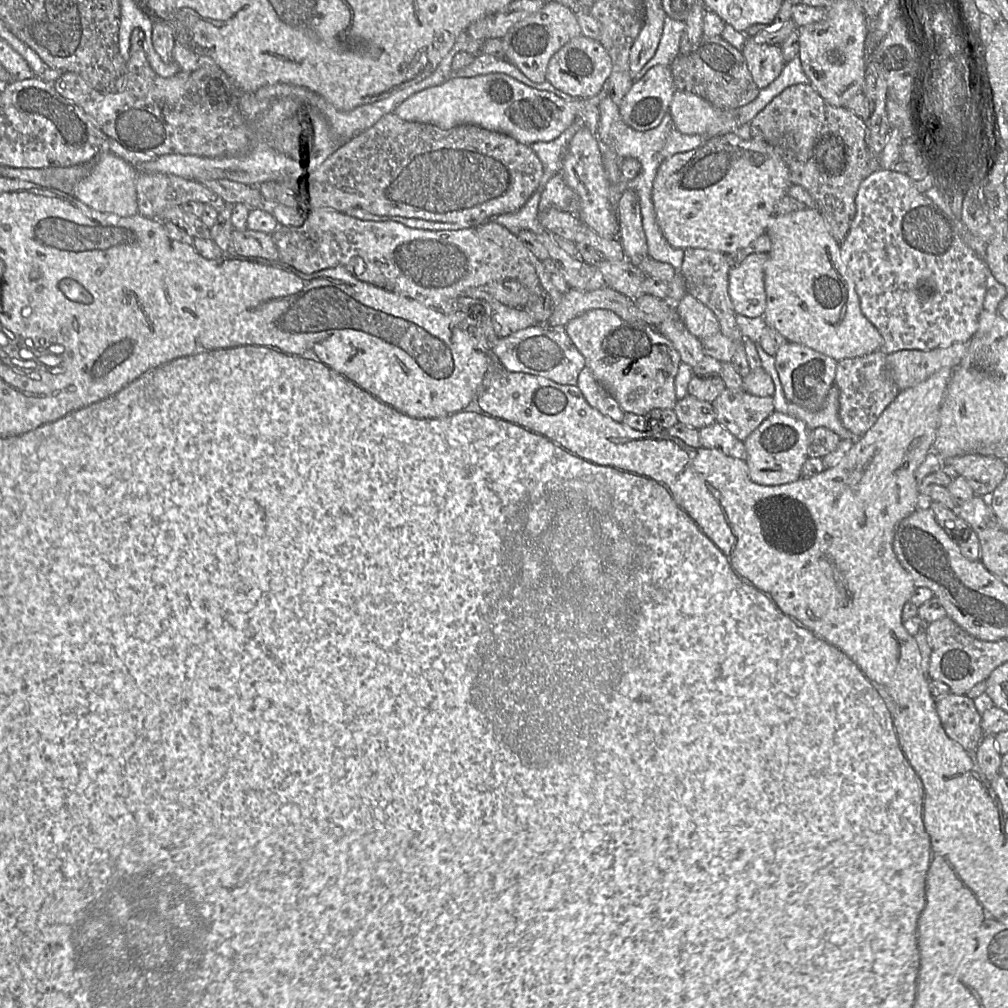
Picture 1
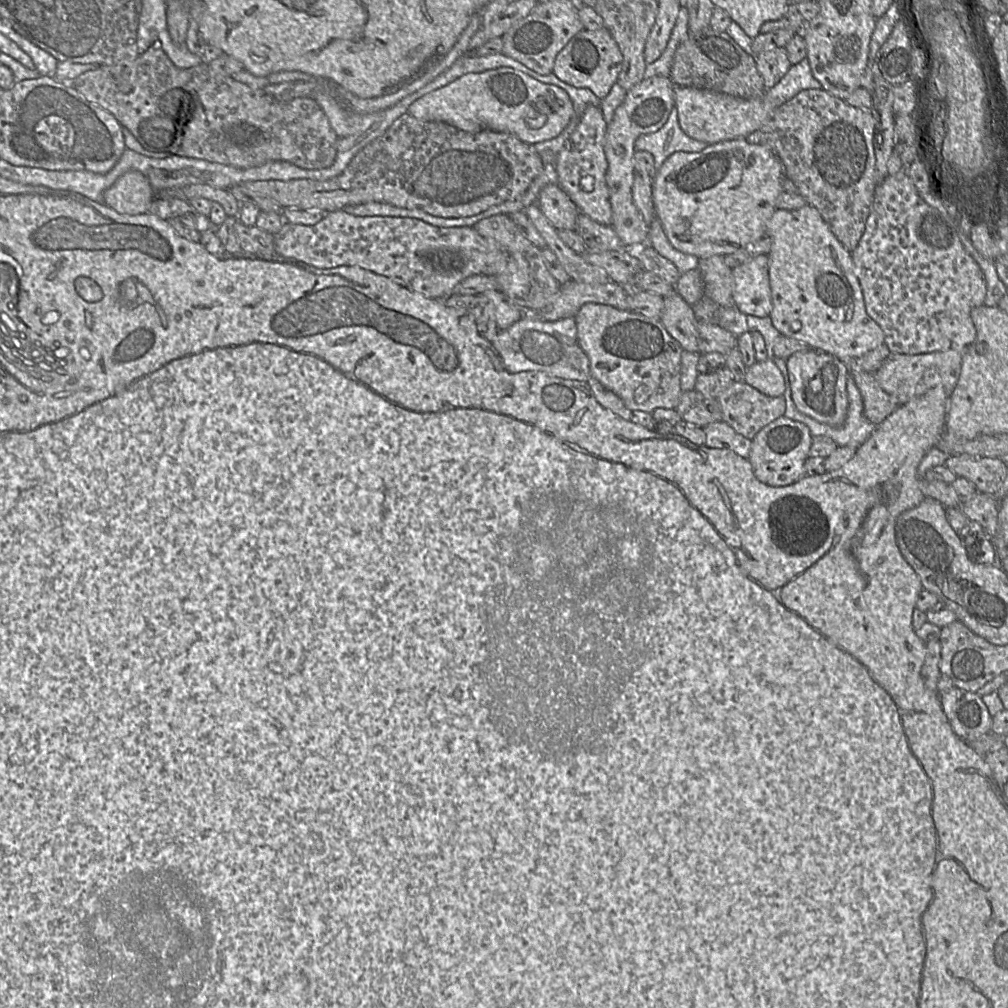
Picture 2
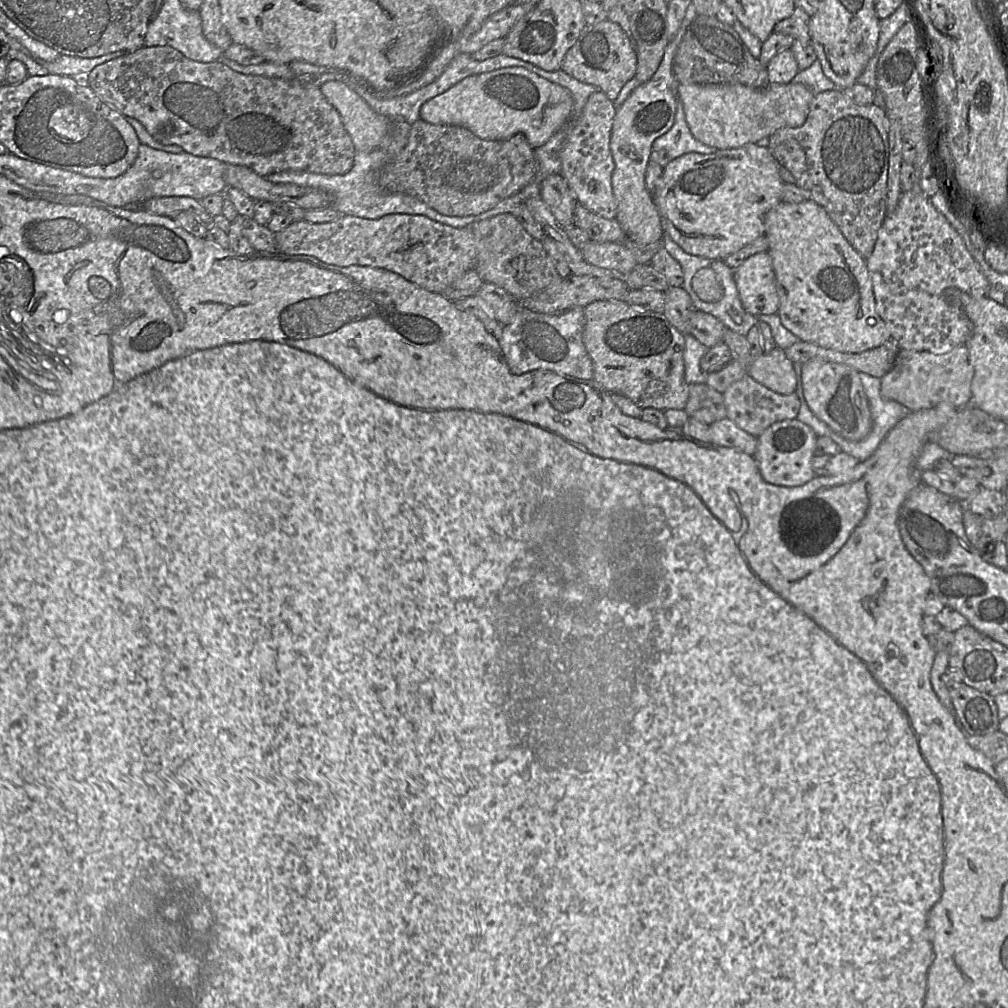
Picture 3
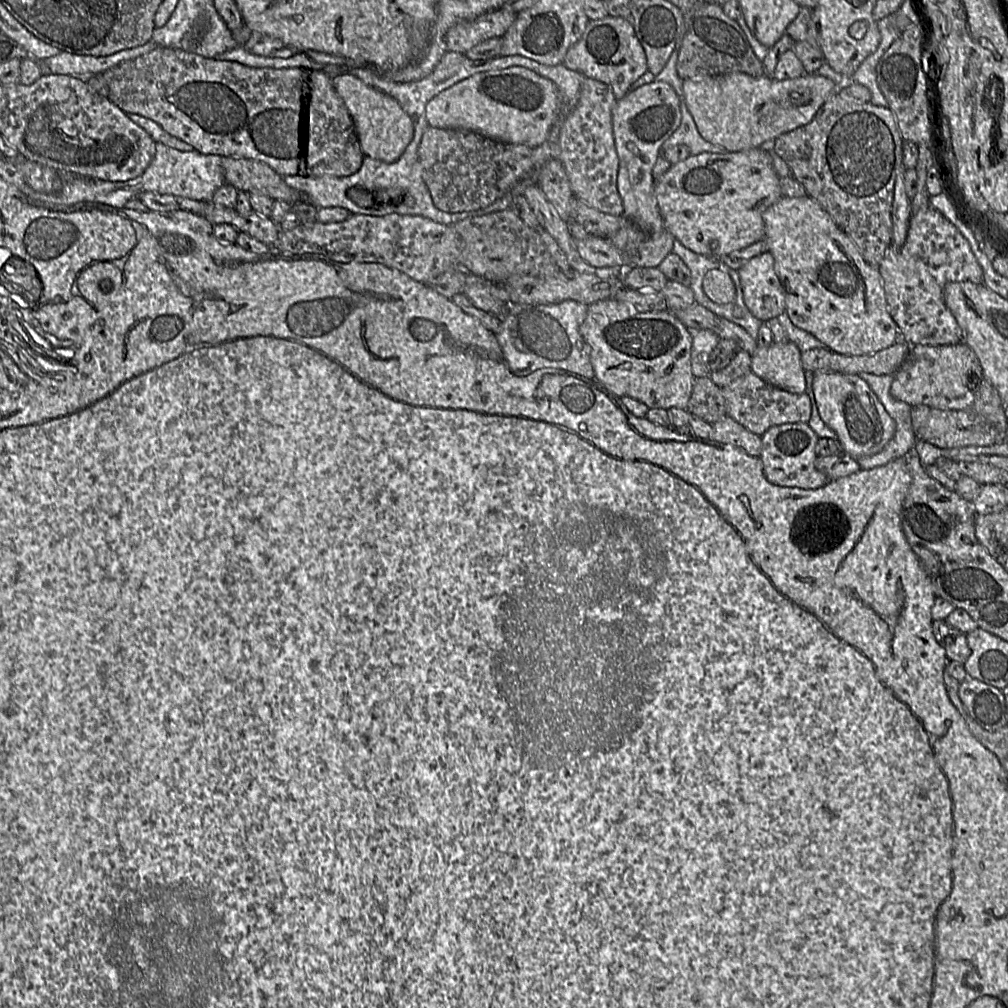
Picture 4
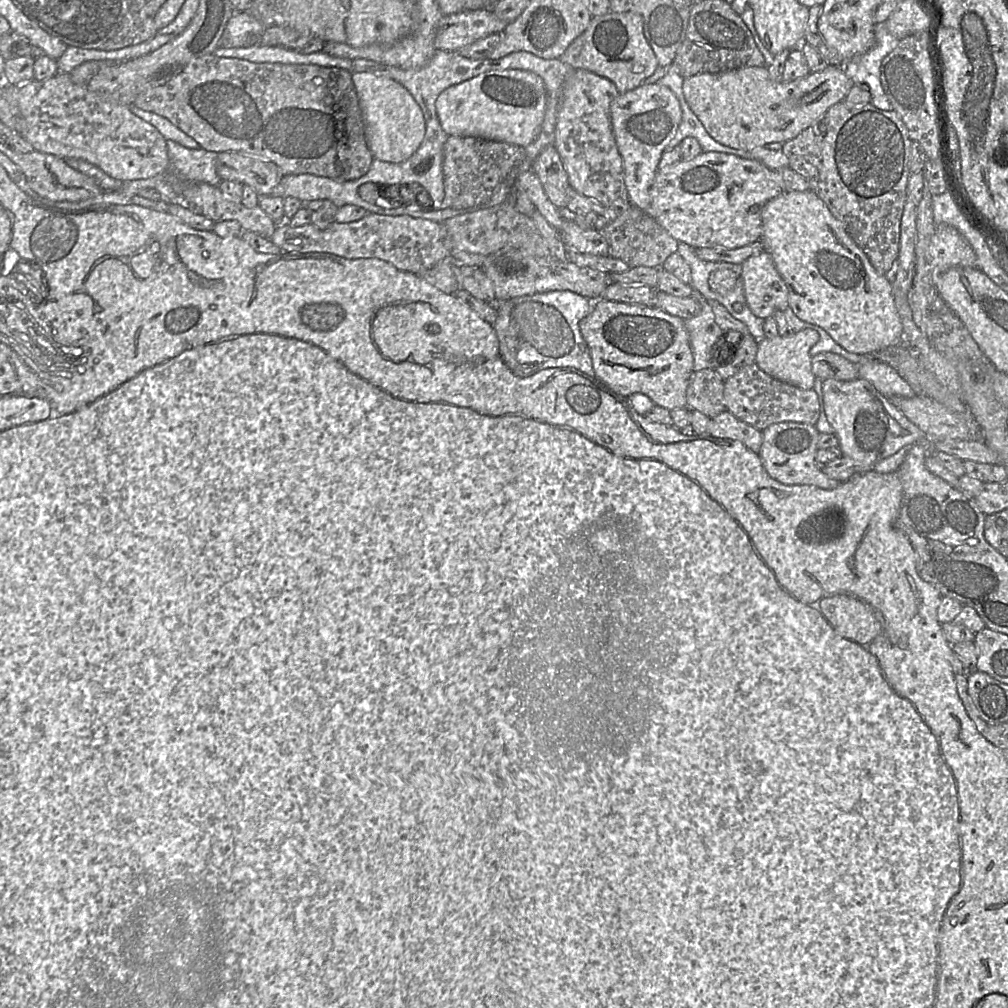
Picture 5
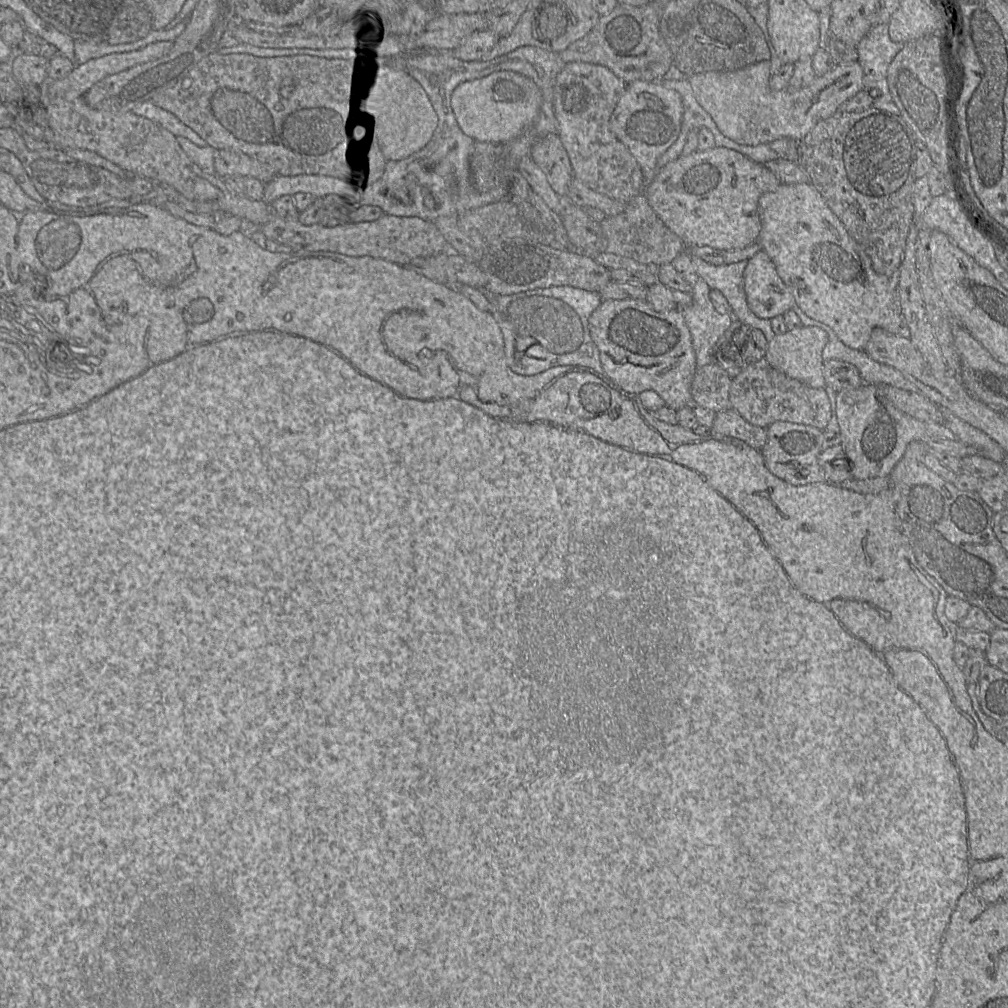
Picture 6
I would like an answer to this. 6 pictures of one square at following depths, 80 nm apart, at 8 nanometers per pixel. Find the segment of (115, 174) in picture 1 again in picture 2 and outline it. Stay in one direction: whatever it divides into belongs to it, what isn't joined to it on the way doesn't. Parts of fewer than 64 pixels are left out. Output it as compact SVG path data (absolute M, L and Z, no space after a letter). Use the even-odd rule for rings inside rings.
M140 171L122 174L102 195L102 202L121 214L136 215L148 212L154 198L150 183Z

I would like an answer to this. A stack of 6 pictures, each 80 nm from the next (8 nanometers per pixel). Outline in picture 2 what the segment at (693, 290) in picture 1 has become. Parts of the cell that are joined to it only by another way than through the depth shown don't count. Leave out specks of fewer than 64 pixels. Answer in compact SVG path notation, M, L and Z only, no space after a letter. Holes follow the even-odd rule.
M724 257L699 258L697 270L704 284L704 296L723 308L735 306L733 269L726 265Z

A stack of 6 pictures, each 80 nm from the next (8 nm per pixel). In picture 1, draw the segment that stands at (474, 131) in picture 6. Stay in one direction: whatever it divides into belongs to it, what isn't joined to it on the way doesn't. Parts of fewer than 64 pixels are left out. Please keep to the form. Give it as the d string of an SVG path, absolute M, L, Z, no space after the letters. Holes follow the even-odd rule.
M493 73L449 78L441 85L413 94L397 106L394 113L407 121L432 124L443 129L475 125L530 146L555 140L583 113L583 103L599 106L606 96L603 88L595 97L566 101L554 93L531 88L506 74Z

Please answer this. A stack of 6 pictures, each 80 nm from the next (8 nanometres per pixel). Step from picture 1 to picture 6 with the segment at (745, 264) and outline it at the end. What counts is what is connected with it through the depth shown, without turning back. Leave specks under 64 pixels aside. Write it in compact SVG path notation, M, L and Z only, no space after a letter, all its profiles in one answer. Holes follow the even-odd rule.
M763 250L747 261L743 280L748 306L758 318L770 320L796 307L791 290L779 277L773 261Z

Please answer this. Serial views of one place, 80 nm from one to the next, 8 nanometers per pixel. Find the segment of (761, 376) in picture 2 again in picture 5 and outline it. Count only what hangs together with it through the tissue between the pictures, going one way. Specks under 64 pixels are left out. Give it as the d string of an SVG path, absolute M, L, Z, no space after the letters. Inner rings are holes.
M804 329L787 337L764 338L758 343L755 364L775 379L803 390L813 389L816 376L812 371L810 350L819 338L819 333L813 329Z

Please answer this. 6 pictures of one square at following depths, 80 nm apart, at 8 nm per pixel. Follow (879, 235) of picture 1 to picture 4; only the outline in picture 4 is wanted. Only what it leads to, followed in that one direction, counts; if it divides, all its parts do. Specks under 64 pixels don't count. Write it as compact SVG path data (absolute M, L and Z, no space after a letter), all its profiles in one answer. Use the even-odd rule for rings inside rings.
M932 207L924 213L912 215L909 220L905 243L901 247L894 247L893 245L889 247L878 266L878 271L882 279L889 314L904 342L910 346L954 345L961 342L962 331L944 303L943 288L949 282L983 283L983 276L968 241L952 223Z

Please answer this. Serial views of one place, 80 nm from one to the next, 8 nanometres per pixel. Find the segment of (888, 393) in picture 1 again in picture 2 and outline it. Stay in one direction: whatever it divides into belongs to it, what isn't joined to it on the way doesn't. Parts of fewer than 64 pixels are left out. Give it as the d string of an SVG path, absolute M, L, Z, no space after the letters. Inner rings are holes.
M851 368L850 377L861 394L863 415L875 426L901 405L880 387L875 373L866 372L860 368Z

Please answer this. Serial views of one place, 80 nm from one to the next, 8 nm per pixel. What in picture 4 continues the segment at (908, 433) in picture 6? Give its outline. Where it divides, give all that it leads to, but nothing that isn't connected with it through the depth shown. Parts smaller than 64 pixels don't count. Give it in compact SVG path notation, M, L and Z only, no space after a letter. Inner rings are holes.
M813 372L812 391L818 414L837 435L842 453L854 459L881 452L893 438L896 424L869 385L857 374Z

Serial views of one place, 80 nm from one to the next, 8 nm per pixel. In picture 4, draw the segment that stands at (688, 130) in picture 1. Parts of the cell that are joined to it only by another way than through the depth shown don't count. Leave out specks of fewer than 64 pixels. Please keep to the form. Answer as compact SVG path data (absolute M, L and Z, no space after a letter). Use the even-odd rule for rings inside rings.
M734 72L718 76L698 76L683 80L682 90L685 104L692 115L700 135L708 142L722 146L728 152L760 148L768 140L795 130L812 121L821 106L836 93L839 86L824 76L804 74L789 80L776 80L767 75L752 77L745 73Z

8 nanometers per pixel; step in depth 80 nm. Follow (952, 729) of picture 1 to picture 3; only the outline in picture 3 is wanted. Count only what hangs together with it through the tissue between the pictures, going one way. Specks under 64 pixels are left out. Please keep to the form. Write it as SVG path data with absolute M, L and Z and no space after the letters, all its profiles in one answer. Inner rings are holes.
M961 682L950 688L950 698L954 716L966 735L988 735L998 730L1000 718L993 695Z

